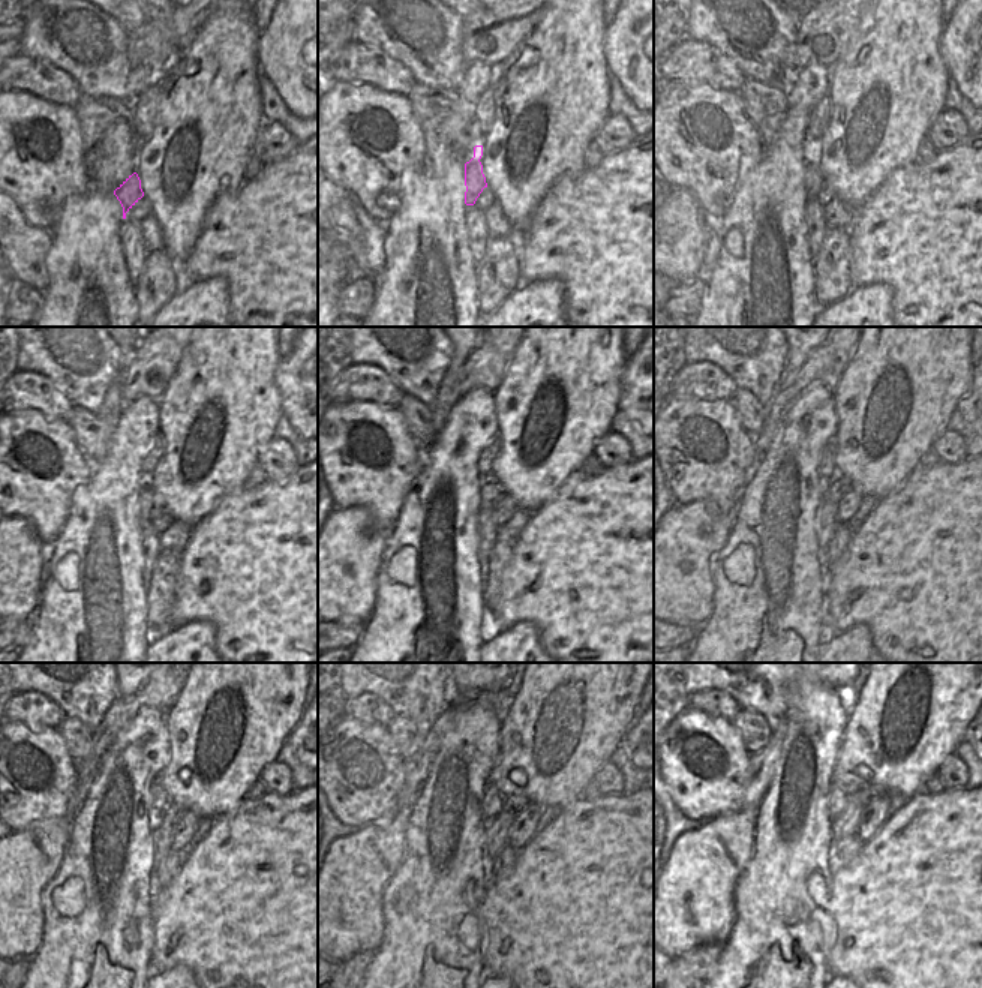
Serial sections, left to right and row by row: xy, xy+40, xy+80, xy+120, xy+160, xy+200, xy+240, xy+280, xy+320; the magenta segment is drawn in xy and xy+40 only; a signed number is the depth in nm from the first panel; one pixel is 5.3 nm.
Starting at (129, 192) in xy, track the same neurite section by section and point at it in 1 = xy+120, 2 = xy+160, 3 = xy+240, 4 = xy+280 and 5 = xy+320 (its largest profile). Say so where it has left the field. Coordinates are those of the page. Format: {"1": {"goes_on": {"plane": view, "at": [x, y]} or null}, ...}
{"1": {"goes_on": {"plane": "xy+120", "at": [147, 502]}}, "2": {"goes_on": {"plane": "xy+160", "at": [490, 492]}}, "3": {"goes_on": {"plane": "xy+240", "at": [156, 814]}}, "4": {"goes_on": {"plane": "xy+280", "at": [492, 807]}}, "5": {"goes_on": {"plane": "xy+320", "at": [835, 799]}}}

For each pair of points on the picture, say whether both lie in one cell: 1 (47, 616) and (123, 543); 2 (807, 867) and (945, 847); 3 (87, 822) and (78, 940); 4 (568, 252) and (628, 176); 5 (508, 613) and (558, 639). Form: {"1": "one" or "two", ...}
{"1": "one", "2": "two", "3": "one", "4": "one", "5": "one"}

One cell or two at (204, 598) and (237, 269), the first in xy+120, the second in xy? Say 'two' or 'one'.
one

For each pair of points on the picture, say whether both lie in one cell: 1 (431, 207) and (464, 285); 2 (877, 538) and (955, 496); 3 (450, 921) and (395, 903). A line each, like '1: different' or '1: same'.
1: same
2: same
3: same

